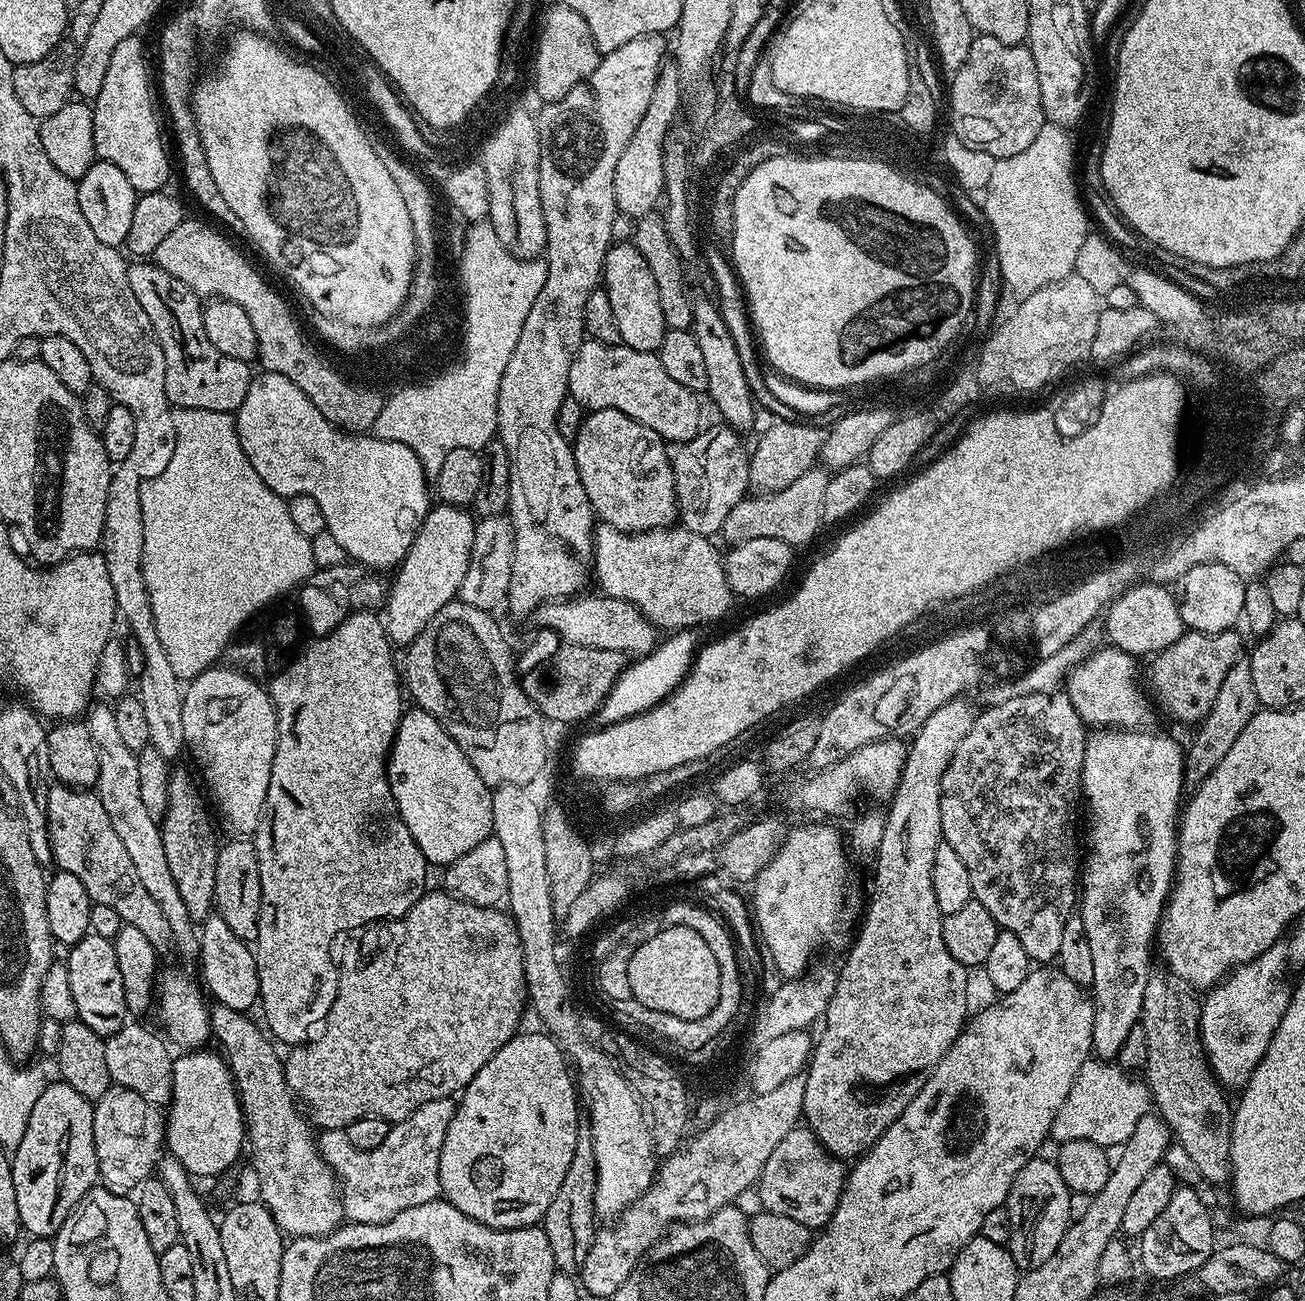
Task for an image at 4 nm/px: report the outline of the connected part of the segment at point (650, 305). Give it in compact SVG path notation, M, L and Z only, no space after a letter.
M631 242L613 243L604 259L602 287L607 290L610 306L614 310L614 322L618 322L620 343L639 352L659 353L668 323L662 318L662 301L658 299L658 282L646 266L646 258L638 254L635 244Z

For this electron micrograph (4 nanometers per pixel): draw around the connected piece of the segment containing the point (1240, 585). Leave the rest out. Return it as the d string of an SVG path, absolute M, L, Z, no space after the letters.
M1199 564L1194 566L1192 570L1186 570L1186 574L1182 574L1182 578L1174 585L1178 614L1182 614L1185 629L1206 634L1218 634L1235 629L1242 620L1245 583L1245 577L1234 574L1234 570L1230 570L1230 566L1222 566L1221 564Z

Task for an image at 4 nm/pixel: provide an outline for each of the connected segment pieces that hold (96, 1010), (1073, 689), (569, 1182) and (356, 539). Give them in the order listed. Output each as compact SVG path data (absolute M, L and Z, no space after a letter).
M91 934L83 936L76 944L71 945L67 965L70 991L74 994L78 1019L105 1038L122 1030L122 1026L129 1023L130 1013L126 1006L126 990L122 990L122 974L118 971L118 958L114 955L112 941Z
M1103 646L1096 653L1085 655L1084 659L1068 673L1066 691L1074 710L1078 710L1085 725L1096 730L1136 730L1148 716L1149 701L1136 689L1138 684L1137 657L1120 648Z
M582 1134L576 1140L574 1158L566 1169L566 1178L562 1178L562 1186L558 1186L558 1194L554 1194L554 1202L550 1202L550 1210L546 1210L542 1221L544 1233L550 1242L550 1250L554 1254L554 1262L561 1272L579 1273L580 1267L586 1262L586 1254L590 1254L590 1246L598 1231L595 1193L594 1146L591 1135Z
M267 370L261 371L261 373L261 376L260 373L253 375L250 386L246 390L246 398L242 398L242 406L234 414L236 429L238 430L238 442L242 442L242 450L246 454L246 458L250 458L250 466L254 466L258 478L262 478L262 482L266 482L266 486L270 486L270 490L274 490L274 494L279 496L285 498L309 496L314 498L314 502L318 502L318 506L322 510L322 515L326 517L327 532L334 534L335 540L341 544L345 557L349 561L373 570L395 569L404 561L404 556L410 550L410 546L414 542L414 538L418 534L430 507L430 499L428 500L430 480L429 477L424 475L424 467L422 462L418 462L418 454L414 454L414 450L410 450L410 446L402 446L402 442L379 440L371 434L345 432L342 428L336 428L320 413L318 406L314 406L314 402L310 402L310 398L306 394L302 394L302 390L298 390L298 386L294 386L294 382L290 382L290 378Z

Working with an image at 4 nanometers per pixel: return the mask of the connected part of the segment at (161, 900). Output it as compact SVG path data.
M108 702L100 703L104 704L93 703L86 712L86 723L90 730L90 738L94 738L94 746L98 750L100 767L94 791L100 797L102 806L106 806L106 814L114 825L114 831L118 833L122 846L126 846L130 859L134 861L134 871L138 873L142 886L146 886L150 898L158 902L159 909L166 916L166 922L170 922L175 951L180 951L184 956L195 957L200 950L198 928L186 910L186 902L182 902L182 894L178 894L178 882L174 882L174 874L170 874L170 862L166 862L160 824L154 818L150 818L150 813L146 811L146 805L142 802L136 753L122 742L112 713L113 705Z

